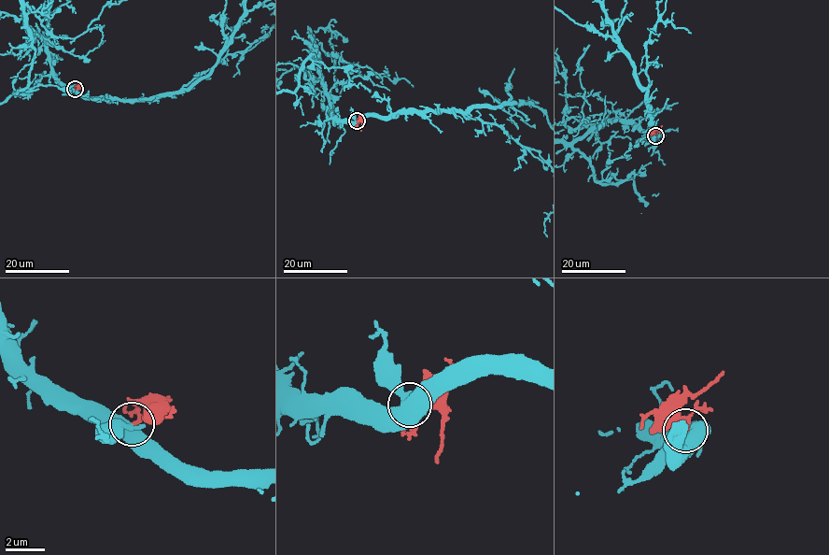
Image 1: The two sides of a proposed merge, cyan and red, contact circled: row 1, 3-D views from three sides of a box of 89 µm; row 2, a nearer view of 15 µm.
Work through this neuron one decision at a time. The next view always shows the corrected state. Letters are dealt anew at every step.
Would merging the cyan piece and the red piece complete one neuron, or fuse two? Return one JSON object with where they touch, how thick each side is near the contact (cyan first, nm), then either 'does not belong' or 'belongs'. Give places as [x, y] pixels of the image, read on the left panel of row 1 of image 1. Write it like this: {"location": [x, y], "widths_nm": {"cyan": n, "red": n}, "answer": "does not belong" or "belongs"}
{"location": [75, 89], "widths_nm": {"cyan": 500, "red": 170}, "answer": "belongs"}

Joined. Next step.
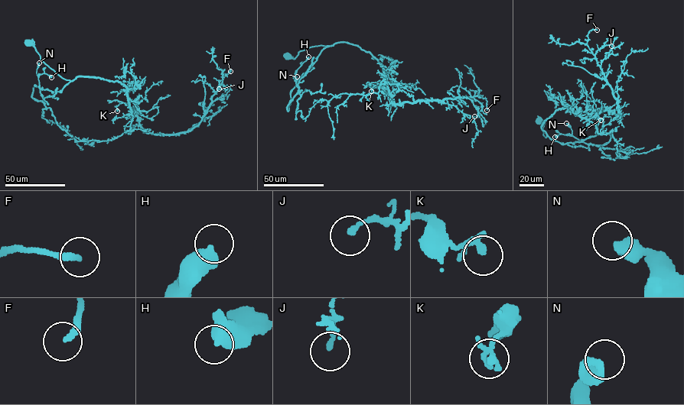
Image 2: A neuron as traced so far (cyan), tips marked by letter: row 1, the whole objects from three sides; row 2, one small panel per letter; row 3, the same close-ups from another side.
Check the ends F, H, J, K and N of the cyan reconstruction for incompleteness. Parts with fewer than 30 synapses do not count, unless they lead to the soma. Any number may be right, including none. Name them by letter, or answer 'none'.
none

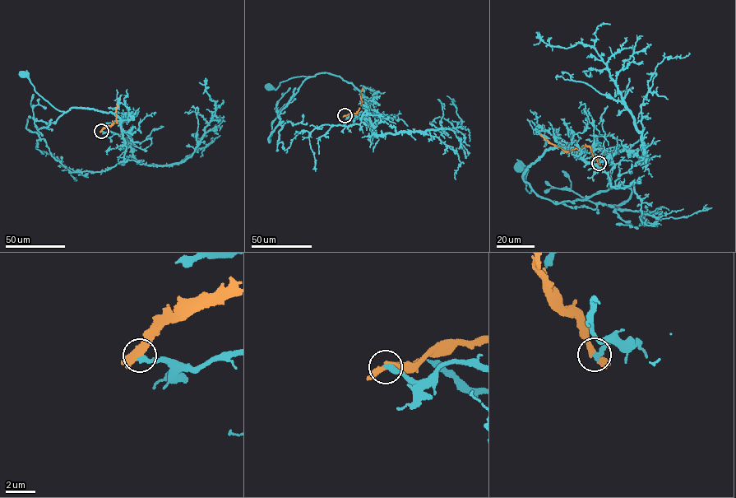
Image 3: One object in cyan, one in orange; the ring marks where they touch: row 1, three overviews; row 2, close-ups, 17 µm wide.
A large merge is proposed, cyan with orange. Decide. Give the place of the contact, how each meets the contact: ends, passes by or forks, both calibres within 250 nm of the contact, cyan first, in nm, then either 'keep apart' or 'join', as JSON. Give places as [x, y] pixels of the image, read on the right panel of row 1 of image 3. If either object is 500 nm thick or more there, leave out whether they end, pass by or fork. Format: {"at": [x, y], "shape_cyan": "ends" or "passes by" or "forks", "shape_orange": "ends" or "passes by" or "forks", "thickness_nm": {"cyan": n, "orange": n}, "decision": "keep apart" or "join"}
{"at": [599, 163], "shape_cyan": "ends", "shape_orange": "passes by", "thickness_nm": {"cyan": 360, "orange": 400}, "decision": "keep apart"}

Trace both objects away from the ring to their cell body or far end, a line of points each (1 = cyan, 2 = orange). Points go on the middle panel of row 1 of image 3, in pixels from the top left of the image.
1: (344, 115), (368, 119), (369, 110), (364, 95), (339, 76), (317, 73), (293, 77), (275, 90), (269, 86)
2: (344, 115), (357, 113), (362, 104), (362, 89)

